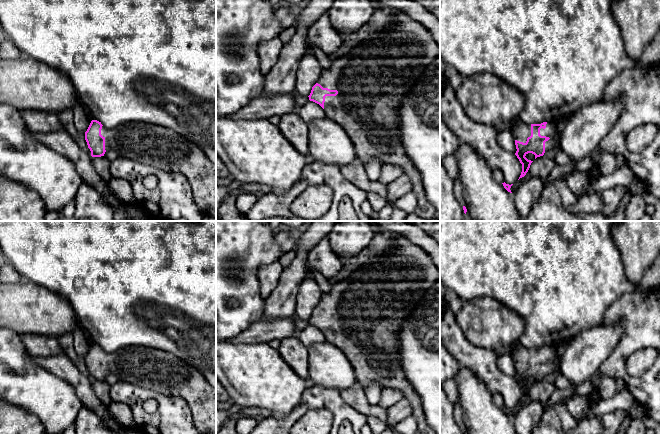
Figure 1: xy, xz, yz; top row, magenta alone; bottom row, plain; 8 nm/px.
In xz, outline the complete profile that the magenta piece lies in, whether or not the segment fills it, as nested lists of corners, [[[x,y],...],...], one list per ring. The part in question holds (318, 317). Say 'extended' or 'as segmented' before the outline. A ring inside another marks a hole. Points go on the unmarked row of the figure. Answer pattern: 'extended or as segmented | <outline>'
extended | [[[392,235],[392,244],[381,254],[367,258],[364,263],[352,268],[350,274],[340,282],[332,285],[329,293],[324,293],[317,307],[308,320],[310,325],[319,328],[328,343],[340,349],[351,363],[357,382],[361,386],[378,384],[382,388],[398,390],[412,406],[412,415],[417,420],[415,434],[435,434],[428,426],[421,400],[407,380],[397,354],[399,349],[399,333],[406,318],[412,315],[423,296],[440,279],[440,271],[431,257],[419,246],[403,236]]]

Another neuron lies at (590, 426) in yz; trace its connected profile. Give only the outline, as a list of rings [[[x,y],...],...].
[[[597,418],[578,422],[576,427],[568,430],[567,434],[601,434],[601,422]]]

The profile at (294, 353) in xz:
[[[298,336],[281,340],[278,352],[298,376],[308,378],[308,349]]]

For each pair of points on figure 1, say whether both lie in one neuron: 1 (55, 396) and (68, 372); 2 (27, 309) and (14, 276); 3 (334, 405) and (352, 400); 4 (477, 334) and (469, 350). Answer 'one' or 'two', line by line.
1: two
2: two
3: two
4: two

